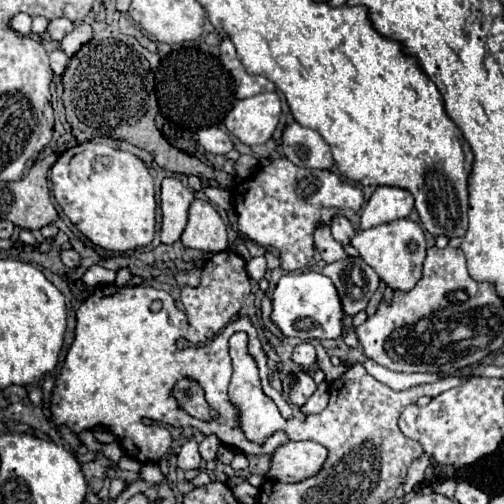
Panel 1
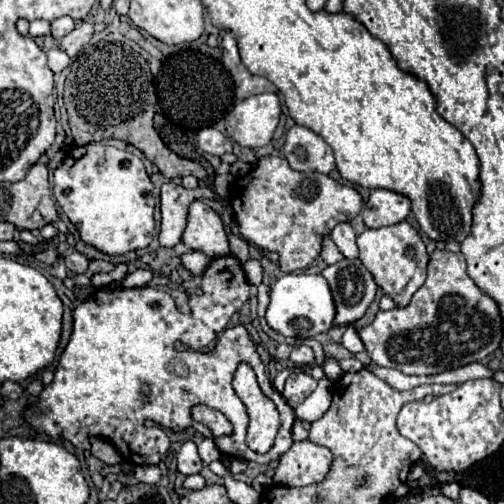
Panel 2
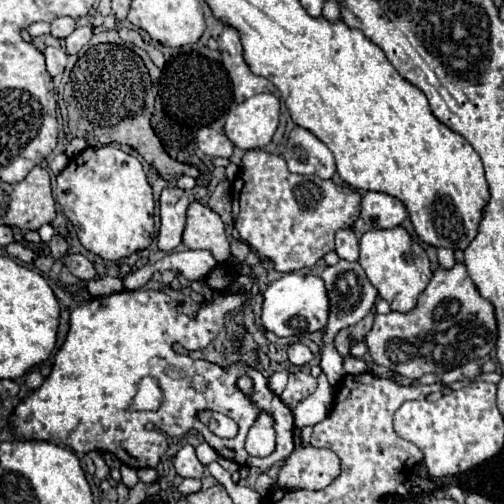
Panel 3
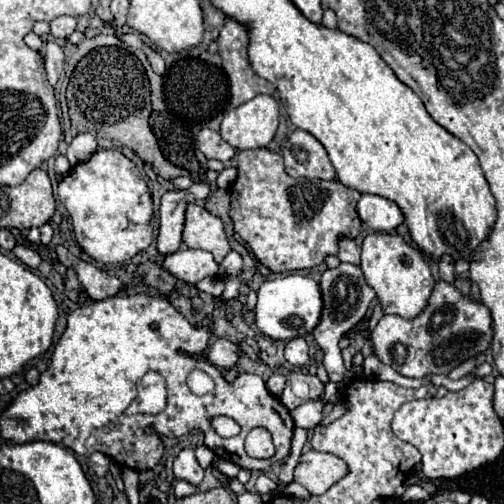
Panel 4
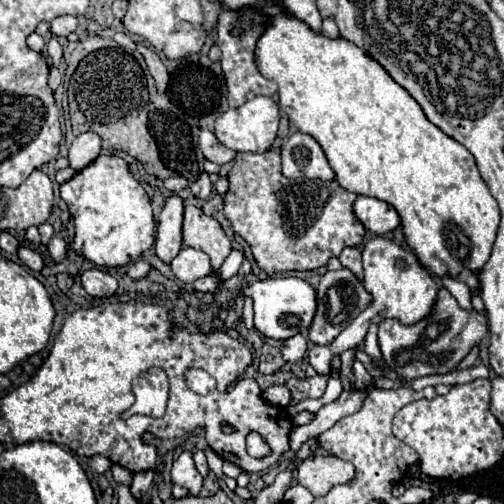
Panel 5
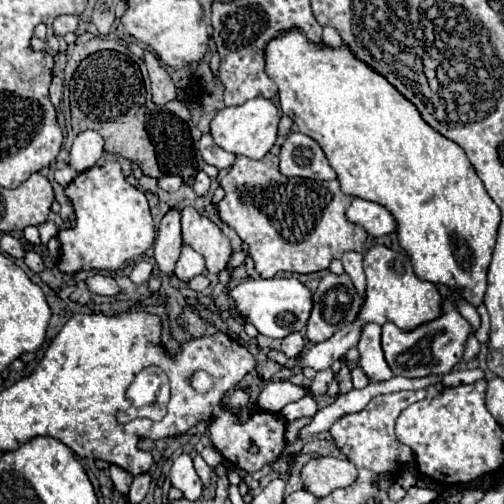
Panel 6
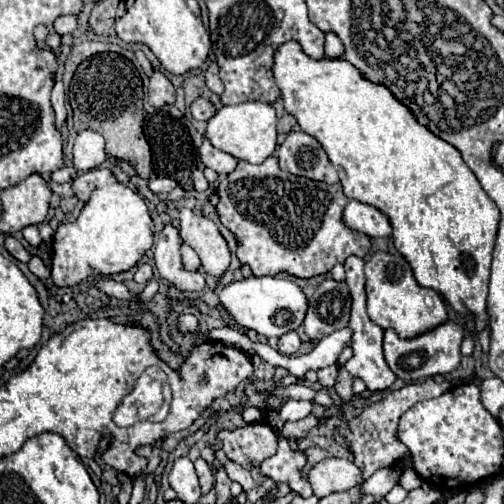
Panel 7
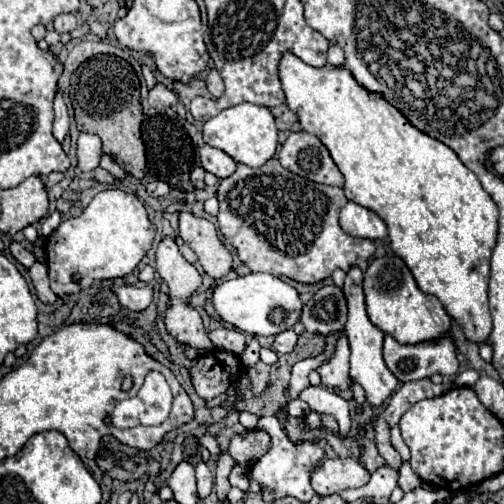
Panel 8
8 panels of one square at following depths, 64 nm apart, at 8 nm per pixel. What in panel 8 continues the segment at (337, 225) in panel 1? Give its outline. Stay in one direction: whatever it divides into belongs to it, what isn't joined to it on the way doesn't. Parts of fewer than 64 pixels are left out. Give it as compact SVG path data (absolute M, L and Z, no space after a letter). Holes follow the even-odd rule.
M352 266L348 272L346 272L346 280L344 280L344 294L346 294L346 300L348 300L348 322L344 326L344 334L350 342L350 350L352 350L352 356L350 356L350 376L354 382L362 384L362 388L366 390L366 400L370 406L378 408L396 388L398 388L398 380L396 376L388 370L388 366L384 364L384 358L382 358L382 340L384 340L384 332L380 328L376 328L370 320L368 320L368 314L366 314L366 306L364 306L364 292L362 292L362 278L364 278L364 272L356 266Z

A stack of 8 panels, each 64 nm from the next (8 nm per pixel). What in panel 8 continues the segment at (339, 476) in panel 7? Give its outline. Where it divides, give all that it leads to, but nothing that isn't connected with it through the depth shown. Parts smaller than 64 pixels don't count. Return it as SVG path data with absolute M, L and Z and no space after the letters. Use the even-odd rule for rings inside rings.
M354 458L324 460L312 474L312 488L318 496L330 496L346 488L360 488L368 482L370 474Z

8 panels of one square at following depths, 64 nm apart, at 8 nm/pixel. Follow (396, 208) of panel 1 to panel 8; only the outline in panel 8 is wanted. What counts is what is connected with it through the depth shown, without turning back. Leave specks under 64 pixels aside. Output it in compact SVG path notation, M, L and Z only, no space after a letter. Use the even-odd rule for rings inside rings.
M348 202L340 210L340 226L350 236L358 236L358 238L380 240L380 238L388 236L386 222L376 212L364 208L356 202Z

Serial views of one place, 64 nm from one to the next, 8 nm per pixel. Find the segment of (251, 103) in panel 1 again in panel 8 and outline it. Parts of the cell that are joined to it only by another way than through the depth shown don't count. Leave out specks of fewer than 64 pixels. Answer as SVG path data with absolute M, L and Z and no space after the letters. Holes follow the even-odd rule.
M244 102L244 104L238 104L238 106L226 108L218 116L210 118L204 124L204 142L222 150L222 152L226 152L236 162L258 168L276 154L278 128L274 124L274 116L272 116L270 108Z

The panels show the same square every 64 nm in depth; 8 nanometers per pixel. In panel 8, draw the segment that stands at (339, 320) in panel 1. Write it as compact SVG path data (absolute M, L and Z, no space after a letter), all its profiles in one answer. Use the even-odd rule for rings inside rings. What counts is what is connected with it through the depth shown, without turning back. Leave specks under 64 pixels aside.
M248 274L220 282L214 290L212 304L224 322L246 334L260 336L276 336L284 330L294 328L302 312L302 300L296 288L272 274Z

